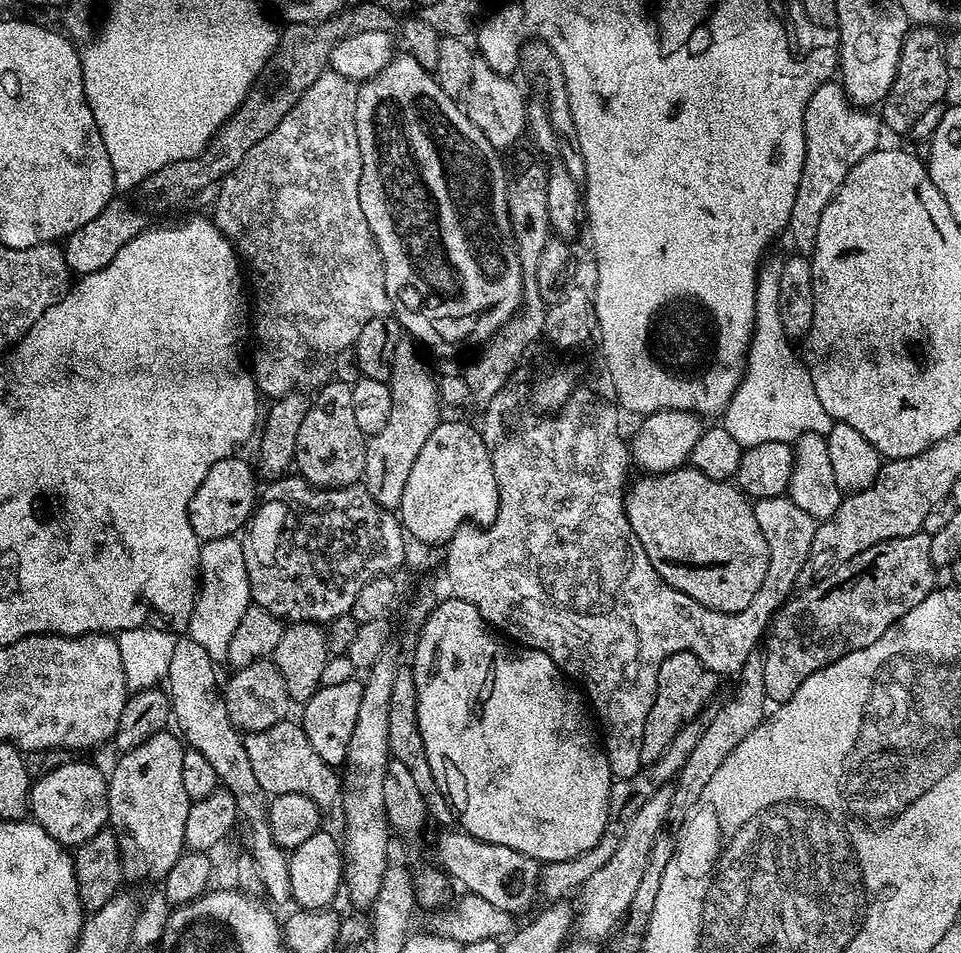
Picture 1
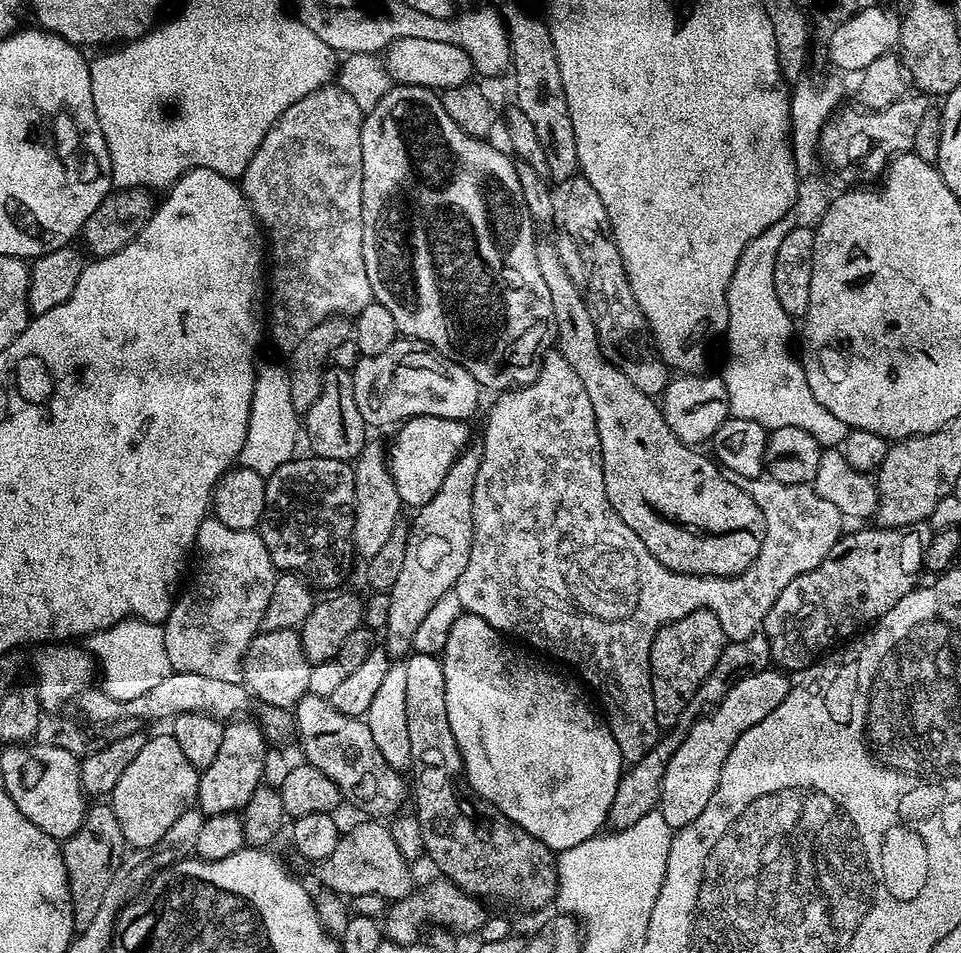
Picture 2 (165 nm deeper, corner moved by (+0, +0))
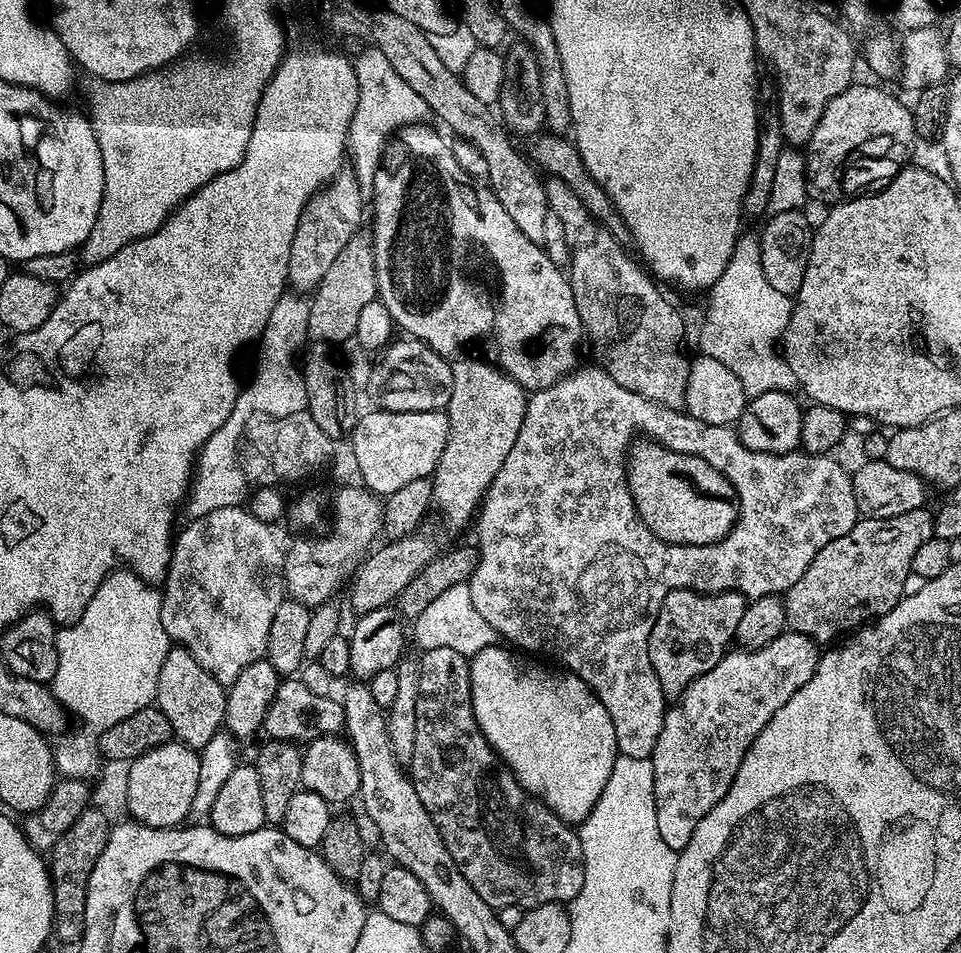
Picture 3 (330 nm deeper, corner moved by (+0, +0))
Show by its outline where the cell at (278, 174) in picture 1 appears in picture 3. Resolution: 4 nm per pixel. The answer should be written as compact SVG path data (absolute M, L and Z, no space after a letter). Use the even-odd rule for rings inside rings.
M341 170L329 184L325 184L302 210L294 246L290 246L288 282L293 289L315 289L320 279L330 270L334 258L342 254L346 242L361 227L360 219L366 216L366 196L352 170Z

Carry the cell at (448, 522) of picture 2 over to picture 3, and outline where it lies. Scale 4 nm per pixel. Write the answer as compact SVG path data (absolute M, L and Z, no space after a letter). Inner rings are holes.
M460 354L451 361L452 389L448 413L446 450L438 462L432 481L432 503L452 528L473 523L492 479L502 470L506 454L518 442L529 393L514 378L487 359Z

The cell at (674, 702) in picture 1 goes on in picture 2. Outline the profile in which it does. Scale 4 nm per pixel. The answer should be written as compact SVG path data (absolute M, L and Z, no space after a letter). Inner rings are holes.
M708 608L694 610L694 614L686 614L686 618L672 620L654 634L654 642L650 646L650 674L654 714L660 725L676 723L690 698L694 698L698 686L702 686L710 670L714 670L714 662L718 662L725 643L722 622L718 622L716 613Z

